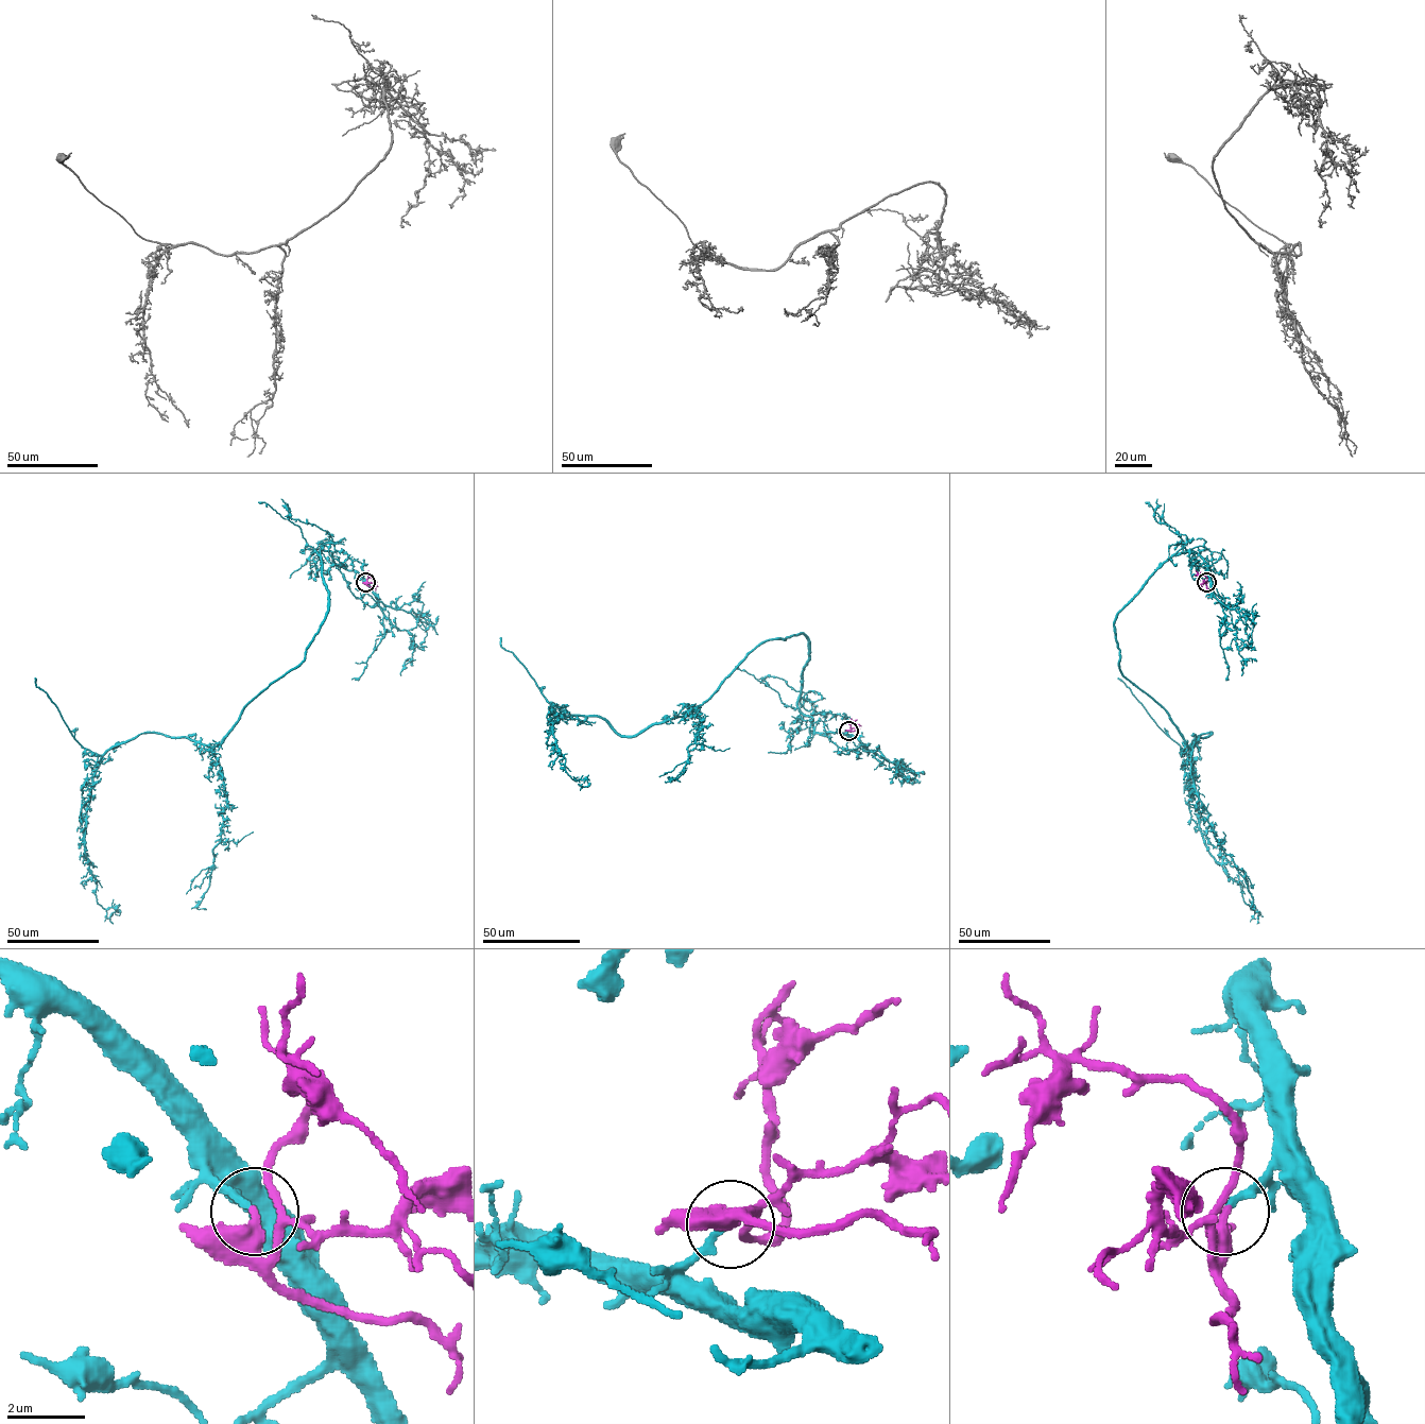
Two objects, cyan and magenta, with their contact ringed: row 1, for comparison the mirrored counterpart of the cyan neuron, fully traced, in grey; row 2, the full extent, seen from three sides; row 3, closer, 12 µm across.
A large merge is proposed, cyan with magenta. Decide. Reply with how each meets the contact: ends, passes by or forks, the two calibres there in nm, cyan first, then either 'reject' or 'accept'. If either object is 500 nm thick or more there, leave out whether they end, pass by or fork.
cyan ends | magenta ends | 190/460 nm | accept

